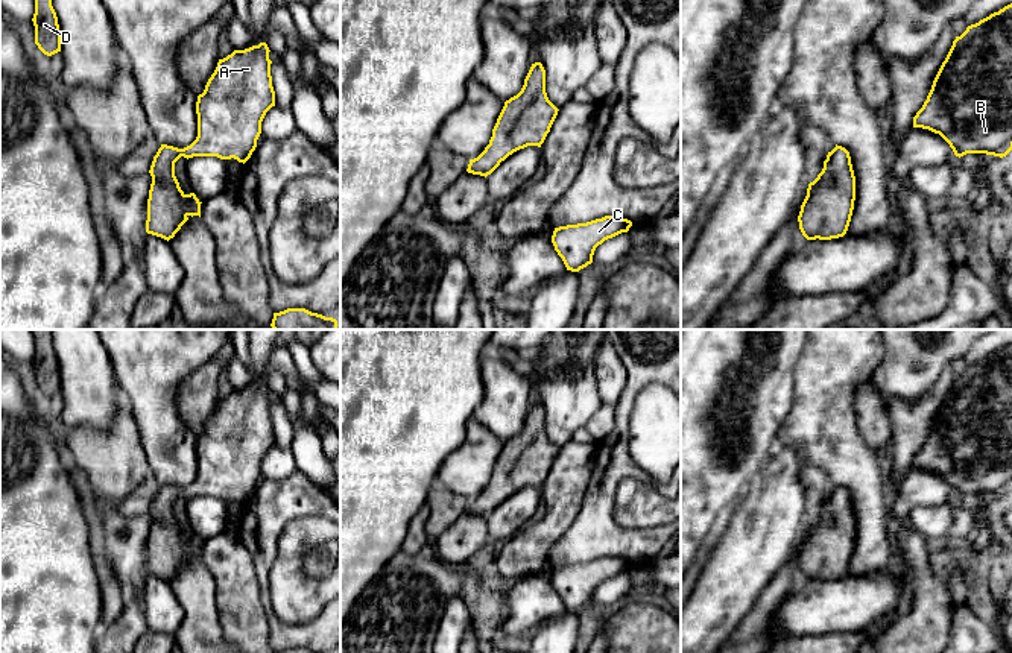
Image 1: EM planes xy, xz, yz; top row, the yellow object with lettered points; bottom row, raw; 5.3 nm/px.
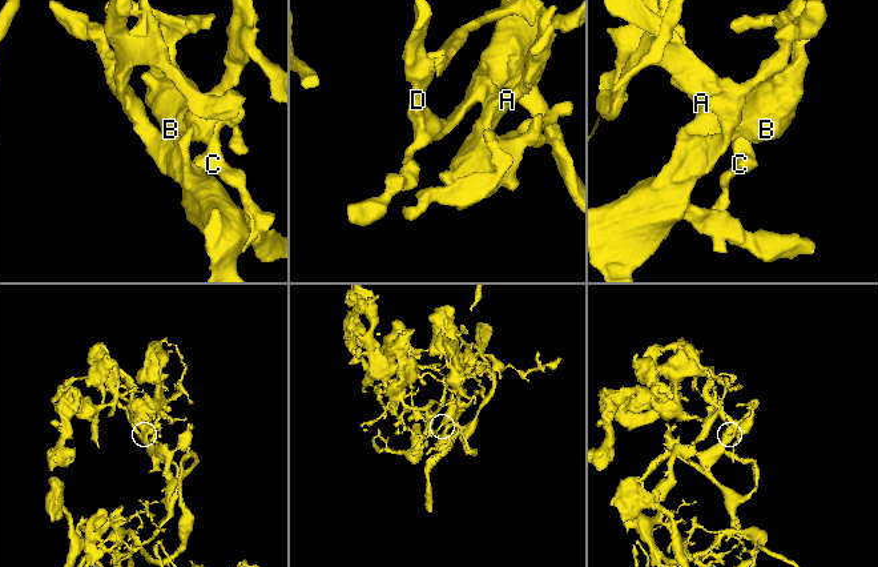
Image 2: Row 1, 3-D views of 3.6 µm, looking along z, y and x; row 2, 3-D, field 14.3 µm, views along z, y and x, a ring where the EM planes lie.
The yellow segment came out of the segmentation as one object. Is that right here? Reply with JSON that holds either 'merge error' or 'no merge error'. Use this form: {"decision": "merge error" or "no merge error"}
{"decision": "no merge error"}

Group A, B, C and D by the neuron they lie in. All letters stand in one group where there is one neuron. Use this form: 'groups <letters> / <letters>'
groups A B C D

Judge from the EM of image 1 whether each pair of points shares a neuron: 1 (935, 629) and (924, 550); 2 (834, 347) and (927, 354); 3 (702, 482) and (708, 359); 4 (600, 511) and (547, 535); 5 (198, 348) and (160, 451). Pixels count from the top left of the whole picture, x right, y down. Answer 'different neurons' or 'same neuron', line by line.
1: same neuron
2: different neurons
3: same neuron
4: different neurons
5: same neuron

